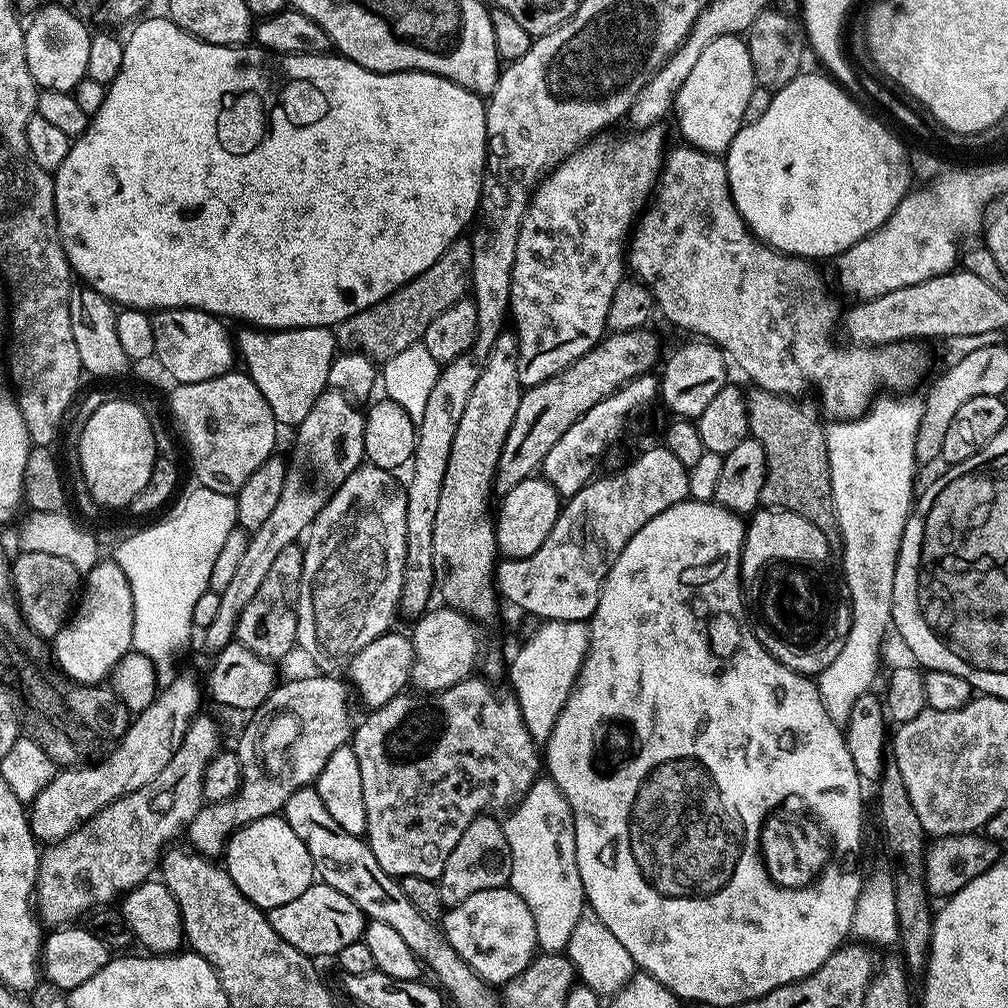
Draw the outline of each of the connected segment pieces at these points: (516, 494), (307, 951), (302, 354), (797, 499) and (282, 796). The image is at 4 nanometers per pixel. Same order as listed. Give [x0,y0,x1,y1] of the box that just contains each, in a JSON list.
[[495,474,562,557],[266,882,366,958],[234,326,338,422],[744,387,833,530],[260,676,352,806]]

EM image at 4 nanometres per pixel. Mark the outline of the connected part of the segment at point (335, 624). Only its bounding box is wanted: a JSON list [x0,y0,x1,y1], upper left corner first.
[298,463,407,660]

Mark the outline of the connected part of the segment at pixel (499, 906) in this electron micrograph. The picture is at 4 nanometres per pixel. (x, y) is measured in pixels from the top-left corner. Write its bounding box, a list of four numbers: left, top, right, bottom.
[442,887,537,985]

